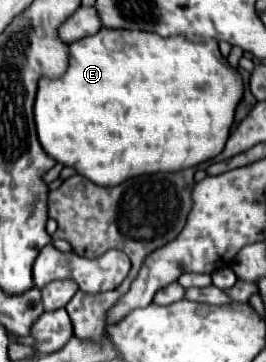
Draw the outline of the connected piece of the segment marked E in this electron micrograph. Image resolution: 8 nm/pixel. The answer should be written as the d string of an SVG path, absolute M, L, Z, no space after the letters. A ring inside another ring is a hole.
M108 30L68 46L68 70L60 78L38 80L34 120L42 148L64 166L76 168L100 186L116 186L132 176L176 172L218 156L228 140L234 110L242 98L242 76L220 54L218 42L202 36L152 36L148 32Z

